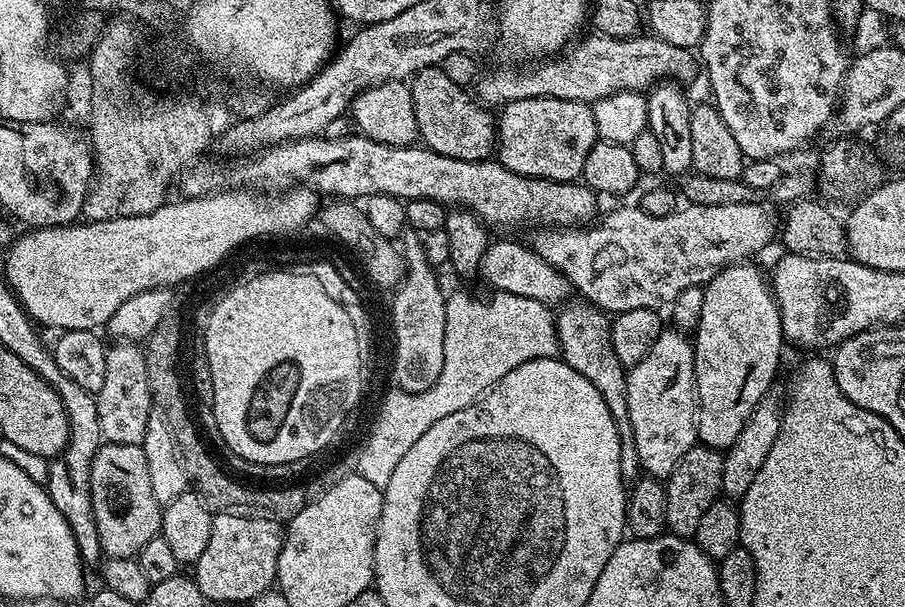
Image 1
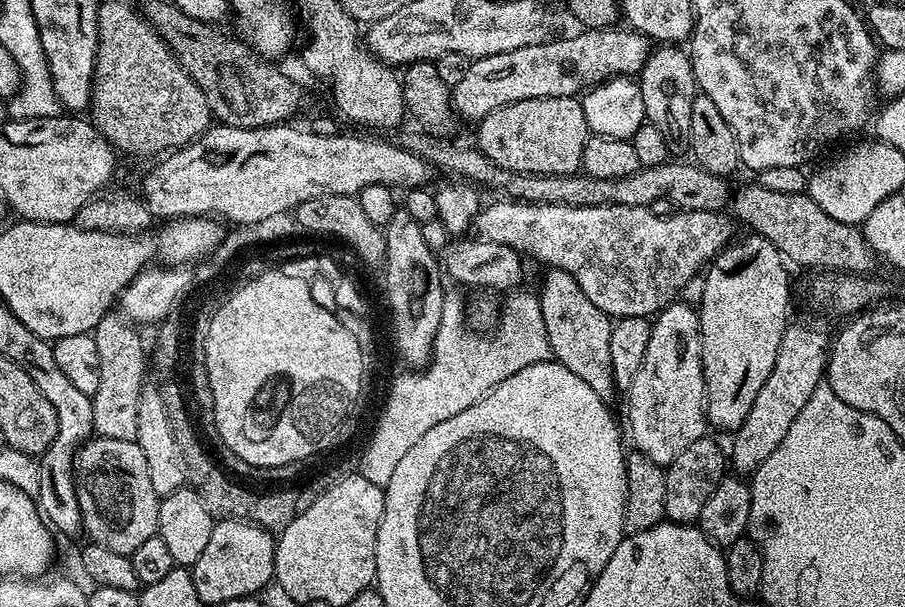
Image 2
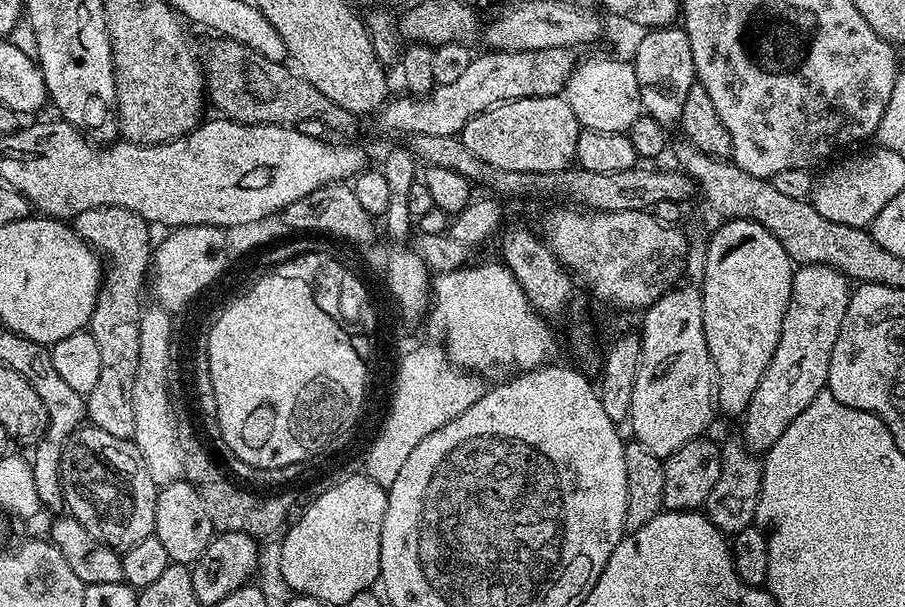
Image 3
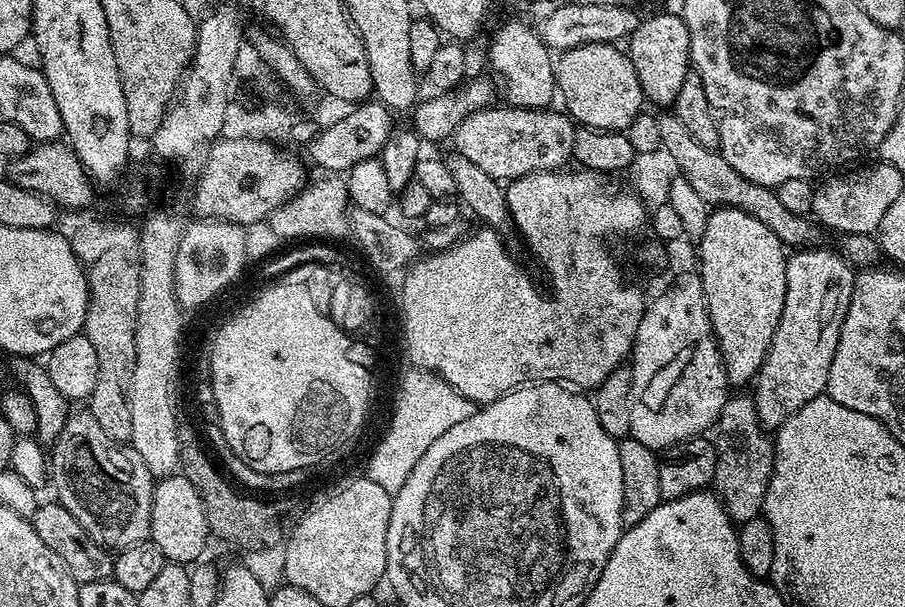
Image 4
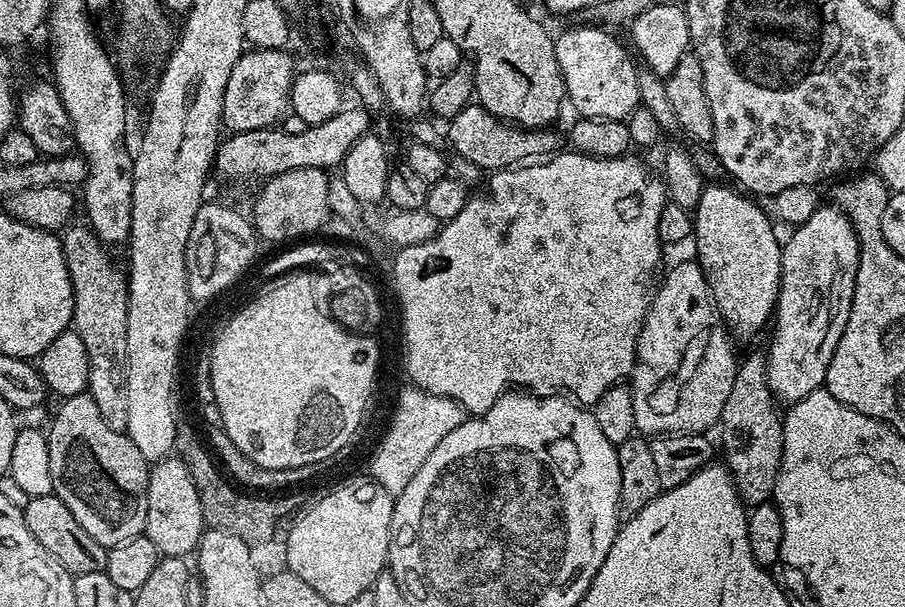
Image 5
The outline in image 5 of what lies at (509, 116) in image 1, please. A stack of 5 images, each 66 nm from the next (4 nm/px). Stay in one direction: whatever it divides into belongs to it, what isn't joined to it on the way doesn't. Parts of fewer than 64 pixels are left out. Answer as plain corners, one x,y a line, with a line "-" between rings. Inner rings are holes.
468,103
461,112
447,121
447,143
451,151
469,159
481,170
499,170
514,168
522,164
531,164
549,159
561,151
562,144
548,128
521,128
499,120
479,103

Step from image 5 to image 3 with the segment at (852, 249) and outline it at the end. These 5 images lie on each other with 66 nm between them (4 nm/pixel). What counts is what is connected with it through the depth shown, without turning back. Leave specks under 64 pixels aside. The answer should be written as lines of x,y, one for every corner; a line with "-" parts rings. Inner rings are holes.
806,264
797,267
795,271
793,271
790,306
786,306
786,318
782,318
782,334
778,338
778,346
774,350
774,358
770,358
770,366
766,366
766,374
762,374
762,382
758,382
758,390
754,390
754,398
750,398
748,409
742,413
742,421
744,420
742,443
749,452
755,452
757,454
768,453
774,446
774,442
778,442
778,438
782,438
786,426
790,426
790,422
794,422
794,418
798,418
798,414
802,414
802,410
806,410
806,406
810,406
810,402
814,402
814,398
818,398
818,394
825,391
828,383
828,371
830,370
830,354
834,354
834,342
838,342
838,330
842,326
842,318
846,314
849,295
850,281
848,277
842,275
838,270
834,270
830,266
826,266
825,264

